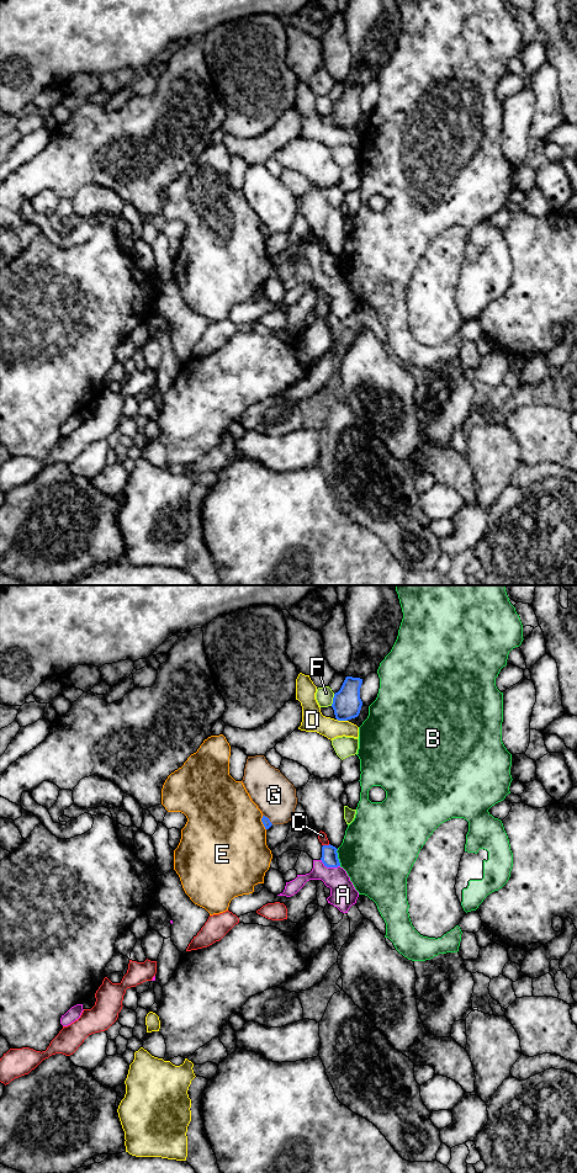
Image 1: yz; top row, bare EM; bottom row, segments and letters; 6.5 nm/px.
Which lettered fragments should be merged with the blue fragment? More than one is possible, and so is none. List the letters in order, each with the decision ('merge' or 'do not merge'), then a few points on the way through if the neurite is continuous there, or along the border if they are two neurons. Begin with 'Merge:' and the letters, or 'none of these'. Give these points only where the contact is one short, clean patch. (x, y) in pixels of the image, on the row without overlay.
Merge: none of these
A: do not merge; border along yz (321, 267), (327, 275), (339, 275)
B: do not merge
C: do not merge
D: do not merge
E: do not merge
F: do not merge
G: do not merge

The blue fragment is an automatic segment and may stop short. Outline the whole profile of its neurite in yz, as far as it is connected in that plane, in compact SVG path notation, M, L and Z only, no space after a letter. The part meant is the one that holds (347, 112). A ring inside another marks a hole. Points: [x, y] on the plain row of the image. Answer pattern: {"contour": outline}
{"contour": "M346 85L340 99L334 102L332 116L338 129L348 129L359 124L362 115L361 92L362 87Z"}

